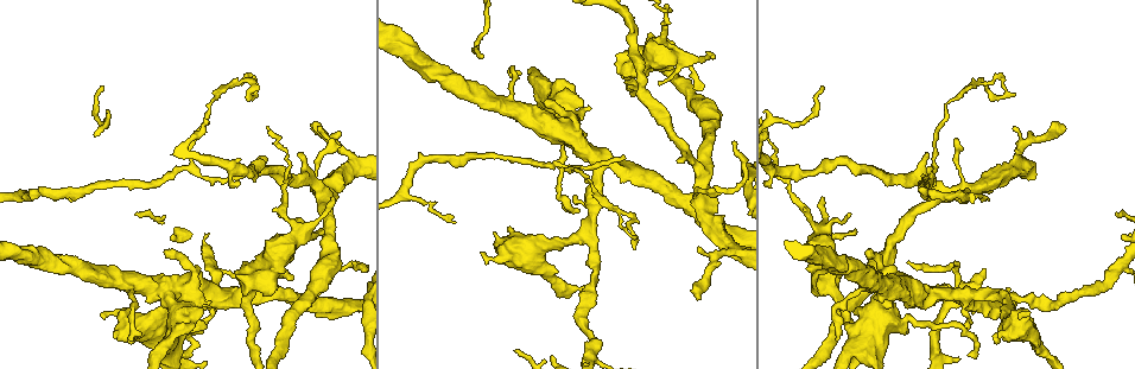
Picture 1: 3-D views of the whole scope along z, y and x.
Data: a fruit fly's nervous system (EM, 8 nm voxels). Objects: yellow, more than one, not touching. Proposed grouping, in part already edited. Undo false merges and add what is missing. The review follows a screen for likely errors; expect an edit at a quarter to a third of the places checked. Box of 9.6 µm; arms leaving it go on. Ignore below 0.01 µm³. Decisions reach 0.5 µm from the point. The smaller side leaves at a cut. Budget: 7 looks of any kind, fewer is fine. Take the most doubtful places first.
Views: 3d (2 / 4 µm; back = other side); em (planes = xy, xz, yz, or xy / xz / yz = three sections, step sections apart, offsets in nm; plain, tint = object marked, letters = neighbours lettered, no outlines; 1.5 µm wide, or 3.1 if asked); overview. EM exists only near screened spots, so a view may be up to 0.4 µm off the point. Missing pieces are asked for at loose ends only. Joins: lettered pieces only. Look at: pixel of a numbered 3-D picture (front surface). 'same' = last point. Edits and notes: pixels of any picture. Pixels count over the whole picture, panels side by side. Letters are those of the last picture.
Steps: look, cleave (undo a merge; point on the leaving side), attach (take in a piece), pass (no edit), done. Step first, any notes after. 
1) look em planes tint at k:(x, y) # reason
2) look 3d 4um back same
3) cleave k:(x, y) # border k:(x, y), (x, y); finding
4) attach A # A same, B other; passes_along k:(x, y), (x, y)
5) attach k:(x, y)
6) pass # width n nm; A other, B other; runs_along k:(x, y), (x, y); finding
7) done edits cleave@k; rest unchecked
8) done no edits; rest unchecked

look 3d 4um at 1:(906, 334)

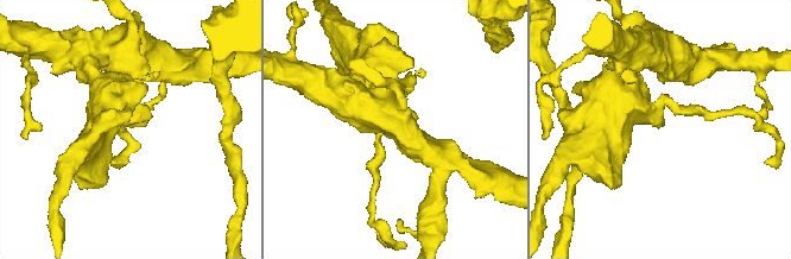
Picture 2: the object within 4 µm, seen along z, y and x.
look em planes plain at 2:(663, 123)

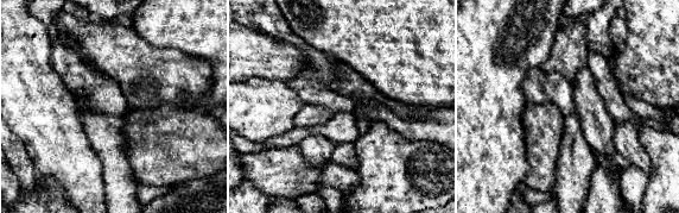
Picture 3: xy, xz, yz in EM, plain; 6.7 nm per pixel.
look em planes letters same

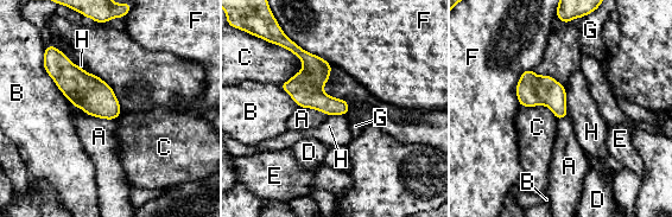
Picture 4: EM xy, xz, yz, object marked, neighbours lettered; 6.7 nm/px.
pass # A other, B other, C other, D other, E other, F other, G other, H other; no lettered piece goes on from it

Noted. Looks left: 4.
look em xy step 4 letters at 1:(241, 178) # free end

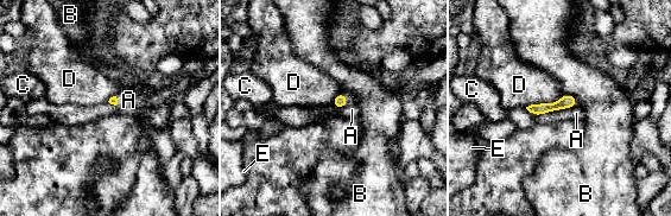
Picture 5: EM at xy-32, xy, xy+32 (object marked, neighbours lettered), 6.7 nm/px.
look em planes letters same # cut it another way

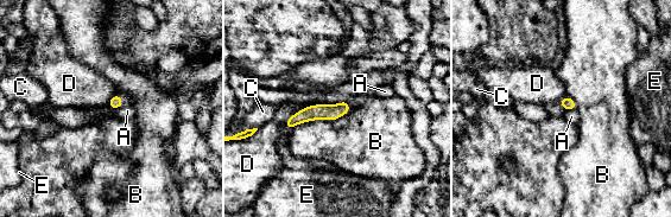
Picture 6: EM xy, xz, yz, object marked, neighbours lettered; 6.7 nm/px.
attach A # longest_contact B 420 nm; A same, B other, C other, D other, E other; passes_along 6:(115, 102), (122, 103), (127, 110); it goes on there

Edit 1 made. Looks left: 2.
done edits attach@6; rest unchecked

